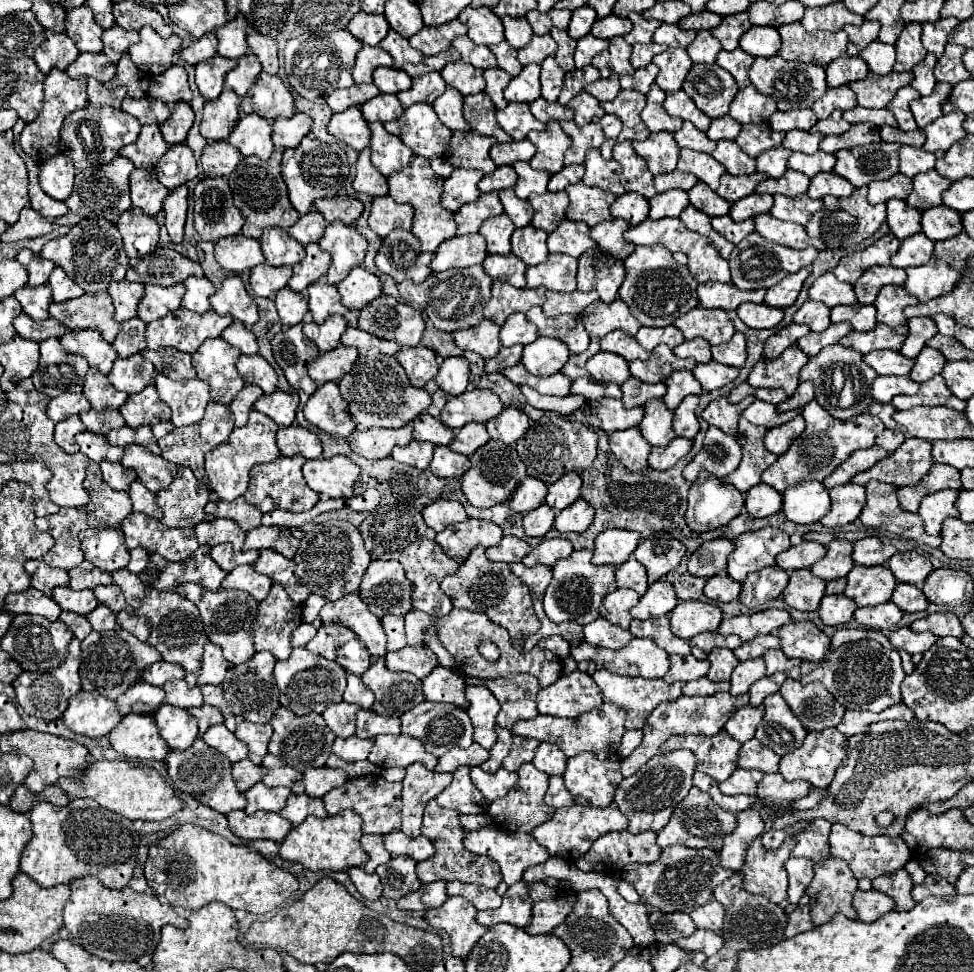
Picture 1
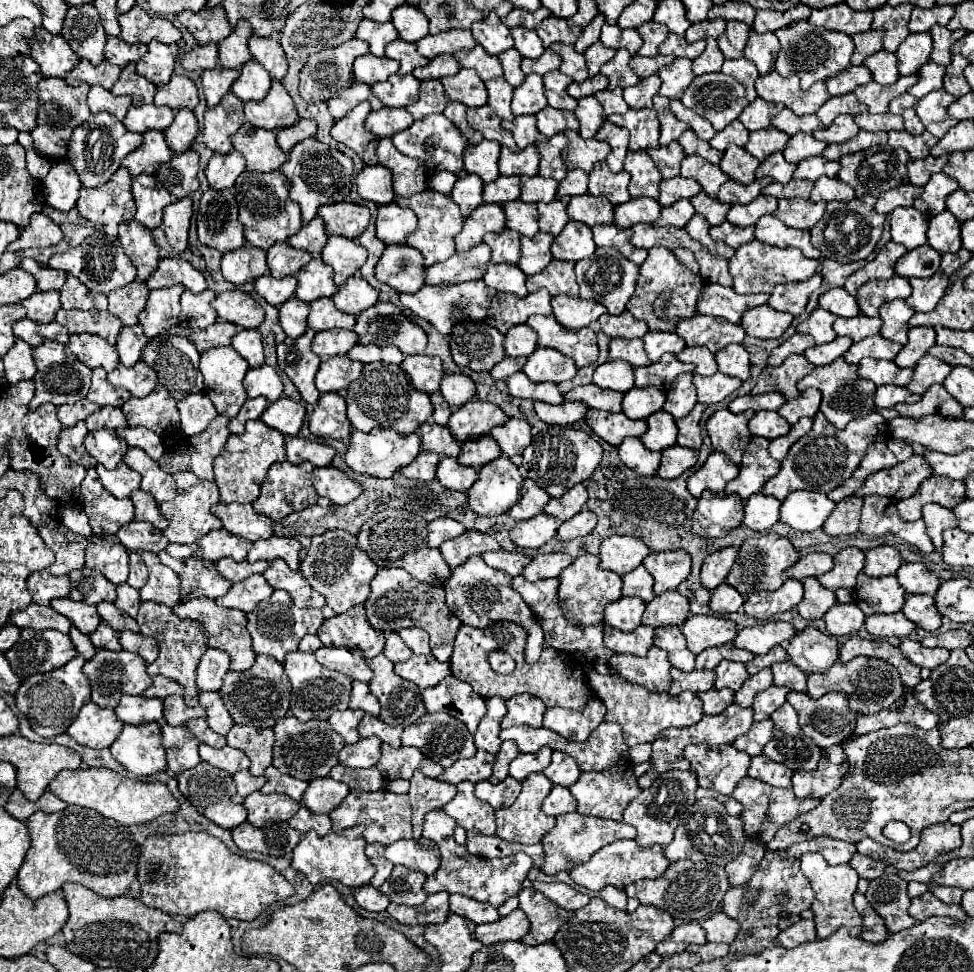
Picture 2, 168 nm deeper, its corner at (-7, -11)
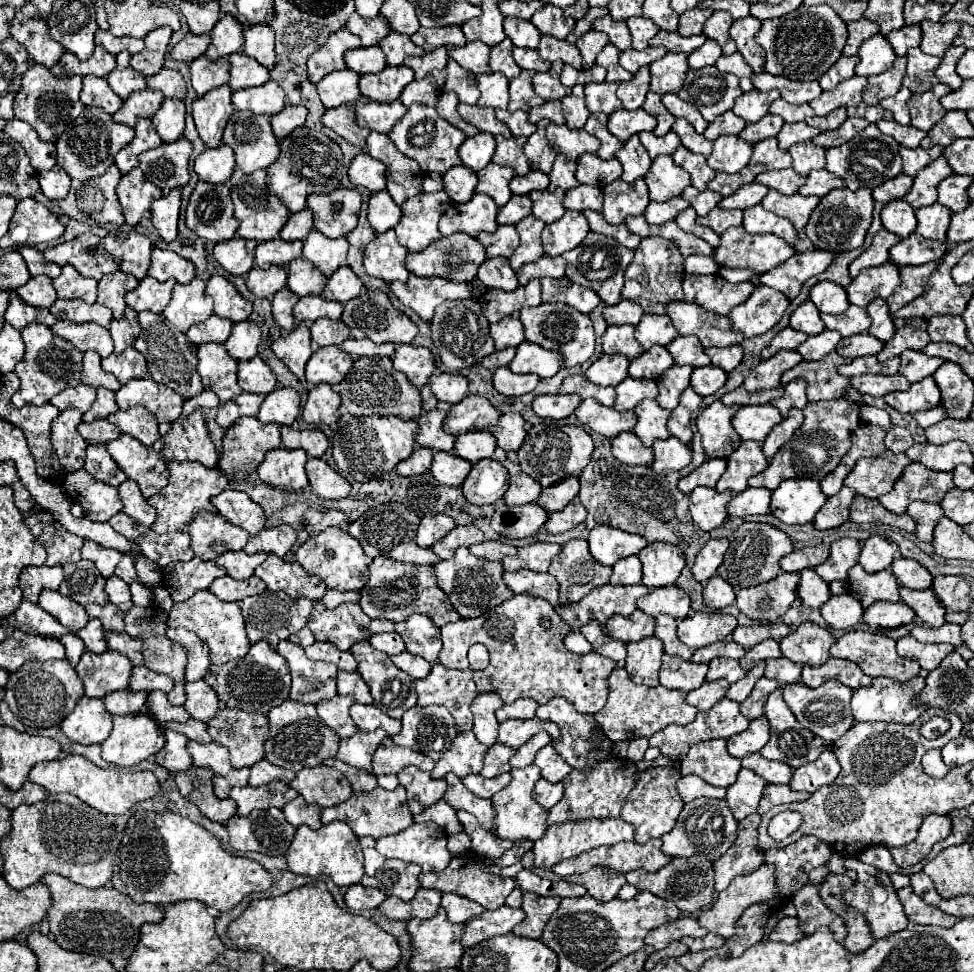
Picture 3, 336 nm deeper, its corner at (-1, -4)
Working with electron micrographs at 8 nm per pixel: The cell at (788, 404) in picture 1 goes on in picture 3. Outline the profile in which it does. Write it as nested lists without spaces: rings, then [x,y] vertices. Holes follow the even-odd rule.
[[[792,380],[784,386],[784,396],[774,400],[772,402],[782,416],[788,414],[790,408],[804,408],[808,404],[808,398],[806,398],[806,382],[804,380]]]

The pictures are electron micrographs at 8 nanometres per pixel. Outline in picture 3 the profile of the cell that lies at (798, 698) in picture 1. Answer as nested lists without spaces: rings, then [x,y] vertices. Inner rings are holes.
[[[828,680],[818,688],[808,688],[802,682],[784,686],[784,700],[790,706],[790,710],[794,710],[798,722],[804,728],[808,728],[812,734],[816,734],[828,742],[838,740],[854,724],[854,718],[850,712],[850,698],[852,698],[852,690],[838,680]]]

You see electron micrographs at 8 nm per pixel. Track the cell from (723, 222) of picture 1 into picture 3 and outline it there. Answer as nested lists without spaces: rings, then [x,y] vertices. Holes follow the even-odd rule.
[[[714,208],[708,212],[708,216],[704,218],[696,218],[698,224],[712,228],[716,234],[726,232],[732,226],[742,226],[742,212],[740,210],[722,210],[722,208]]]

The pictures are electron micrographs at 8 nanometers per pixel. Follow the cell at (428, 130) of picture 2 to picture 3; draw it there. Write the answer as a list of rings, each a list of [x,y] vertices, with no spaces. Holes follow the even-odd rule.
[[[412,104],[408,108],[404,118],[390,130],[388,138],[396,144],[396,148],[404,156],[416,160],[424,172],[444,174],[448,168],[452,168],[456,164],[462,164],[460,156],[458,156],[458,148],[466,140],[466,134],[462,134],[462,130],[454,128],[452,124],[448,124],[444,118],[424,116],[424,108],[420,104]]]

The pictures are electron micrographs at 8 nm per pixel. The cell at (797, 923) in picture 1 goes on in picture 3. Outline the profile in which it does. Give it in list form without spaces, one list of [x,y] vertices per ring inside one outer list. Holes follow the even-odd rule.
[[[782,918],[782,920],[776,924],[776,928],[768,934],[768,940],[792,944],[792,942],[800,940],[802,936],[804,936],[804,934],[800,934],[800,928],[798,928],[796,918]]]

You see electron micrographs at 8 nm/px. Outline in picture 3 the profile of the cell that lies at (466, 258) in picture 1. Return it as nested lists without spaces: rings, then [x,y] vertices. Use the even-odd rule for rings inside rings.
[[[452,234],[452,236],[444,236],[440,240],[434,240],[426,250],[422,252],[408,252],[406,254],[406,266],[412,274],[416,276],[440,276],[452,282],[470,282],[476,278],[476,270],[478,266],[486,260],[486,252],[484,246],[468,236],[468,234]]]

